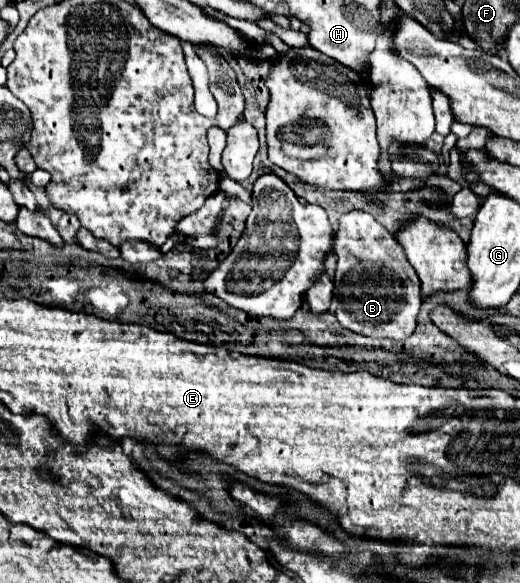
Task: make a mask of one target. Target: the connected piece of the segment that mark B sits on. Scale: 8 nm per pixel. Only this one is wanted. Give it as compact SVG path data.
M351 210L339 218L333 250L337 254L335 290L329 272L319 274L315 286L307 290L309 308L315 314L329 310L335 294L339 300L335 316L347 330L371 338L391 338L395 342L407 340L415 330L417 312L421 308L421 282L407 262L397 238L371 214Z

